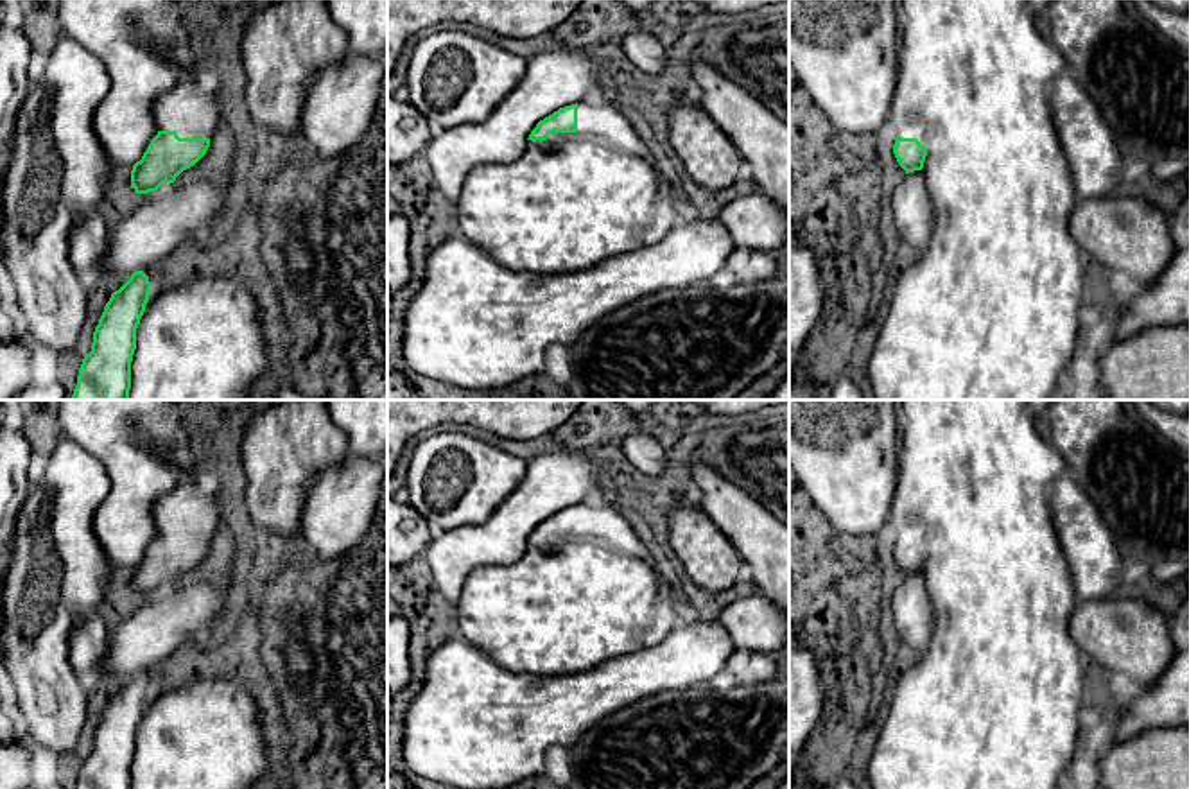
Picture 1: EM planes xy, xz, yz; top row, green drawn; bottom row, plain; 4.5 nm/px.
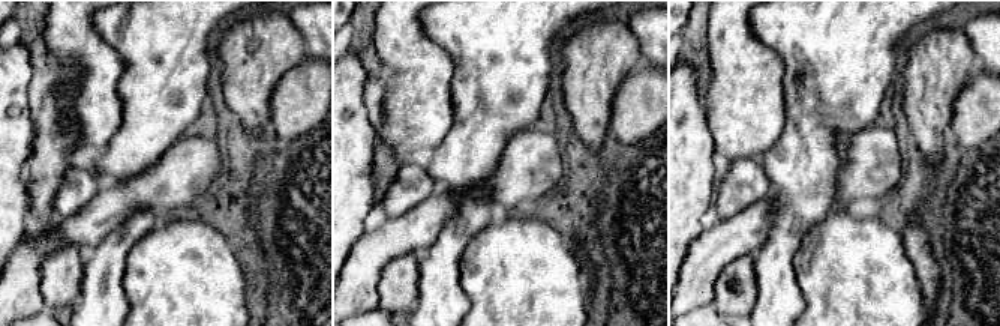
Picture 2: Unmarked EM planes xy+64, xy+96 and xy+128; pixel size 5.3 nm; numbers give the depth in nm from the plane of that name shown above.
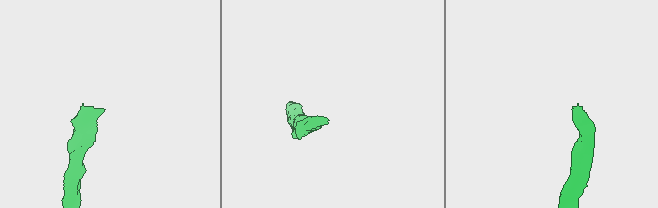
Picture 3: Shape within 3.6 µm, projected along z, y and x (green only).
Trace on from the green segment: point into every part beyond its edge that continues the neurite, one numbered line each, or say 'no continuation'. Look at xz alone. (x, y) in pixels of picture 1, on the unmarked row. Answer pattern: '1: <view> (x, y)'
1: xz (567, 605)

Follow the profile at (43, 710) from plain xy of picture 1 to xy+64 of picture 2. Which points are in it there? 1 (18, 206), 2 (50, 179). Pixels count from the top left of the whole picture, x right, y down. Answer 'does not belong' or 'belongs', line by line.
1: does not belong
2: belongs

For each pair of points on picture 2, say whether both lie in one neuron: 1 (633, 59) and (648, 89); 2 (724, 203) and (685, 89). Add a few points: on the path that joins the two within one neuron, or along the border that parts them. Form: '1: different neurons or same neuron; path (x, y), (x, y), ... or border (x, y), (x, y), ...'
1: different neurons; border (645, 62), (624, 78), (615, 95)
2: different neurons; border (717, 176), (712, 205)

